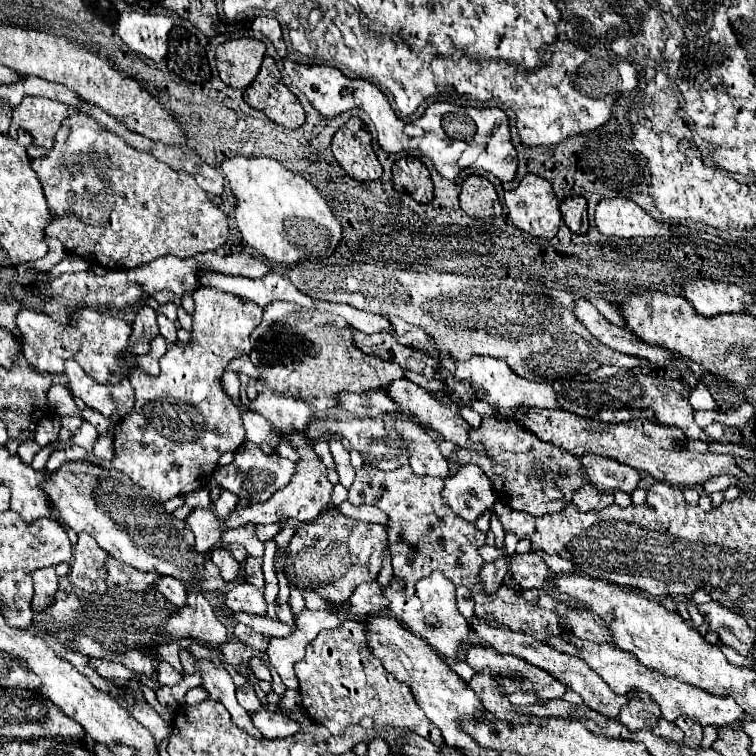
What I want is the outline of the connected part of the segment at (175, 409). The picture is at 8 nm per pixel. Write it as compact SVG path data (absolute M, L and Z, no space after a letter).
M198 287L194 293L196 309L192 313L190 341L186 345L168 347L166 355L160 359L160 375L152 377L144 371L134 371L130 383L136 389L136 405L126 419L122 419L114 429L114 459L108 464L99 463L99 458L89 454L83 448L72 445L55 451L48 459L45 469L53 472L64 463L83 460L99 464L106 469L116 469L128 475L136 485L140 485L154 501L164 503L176 495L188 495L196 489L206 487L212 473L218 467L218 459L226 451L236 451L240 443L246 441L246 431L242 431L242 411L248 411L246 405L236 407L232 399L222 389L222 375L228 363L242 353L250 353L250 335L262 319L262 307L254 305L250 299L240 299L222 289Z

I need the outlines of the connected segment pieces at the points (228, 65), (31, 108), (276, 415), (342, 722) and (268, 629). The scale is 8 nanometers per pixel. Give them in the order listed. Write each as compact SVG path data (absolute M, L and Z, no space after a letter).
M256 39L226 41L216 47L220 79L236 89L246 89L260 71L266 45Z
M24 97L18 107L18 129L24 129L34 137L34 143L28 147L32 159L46 157L52 149L57 131L69 115L67 108L59 101Z
M269 390L259 393L252 401L252 411L266 415L278 431L302 429L314 415L308 403Z
M344 621L336 629L320 631L320 635L308 643L304 659L294 667L300 681L302 707L310 719L328 727L334 735L342 735L348 725L356 725L362 717L372 717L374 729L396 733L396 743L390 747L394 755L402 755L402 743L410 733L416 733L434 745L444 745L438 727L426 719L424 711L414 701L410 687L394 679L394 675L382 667L382 663L366 647L364 639L366 631L362 623Z
M232 613L232 621L236 623L244 623L246 627L250 627L254 633L262 633L268 637L286 637L290 635L294 629L288 627L282 621L274 621L270 617L260 617L260 615L246 615L246 613Z

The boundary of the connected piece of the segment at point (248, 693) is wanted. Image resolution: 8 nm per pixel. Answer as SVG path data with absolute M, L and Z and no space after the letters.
M244 685L244 687L238 687L236 691L236 699L238 703L248 711L248 713L256 713L258 709L262 709L256 693L254 693L254 687L252 685Z

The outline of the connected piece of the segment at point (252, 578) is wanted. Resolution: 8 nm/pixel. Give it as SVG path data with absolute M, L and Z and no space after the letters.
M246 557L244 561L244 575L248 579L248 583L256 585L258 589L264 589L264 577L262 577L262 559L256 557Z

